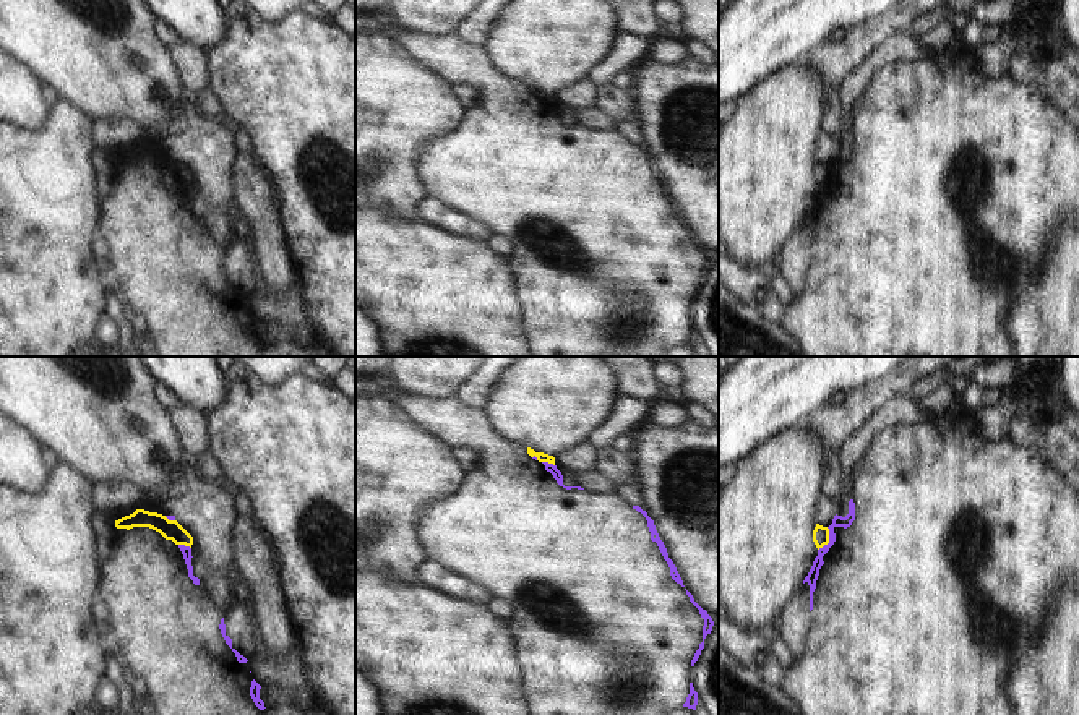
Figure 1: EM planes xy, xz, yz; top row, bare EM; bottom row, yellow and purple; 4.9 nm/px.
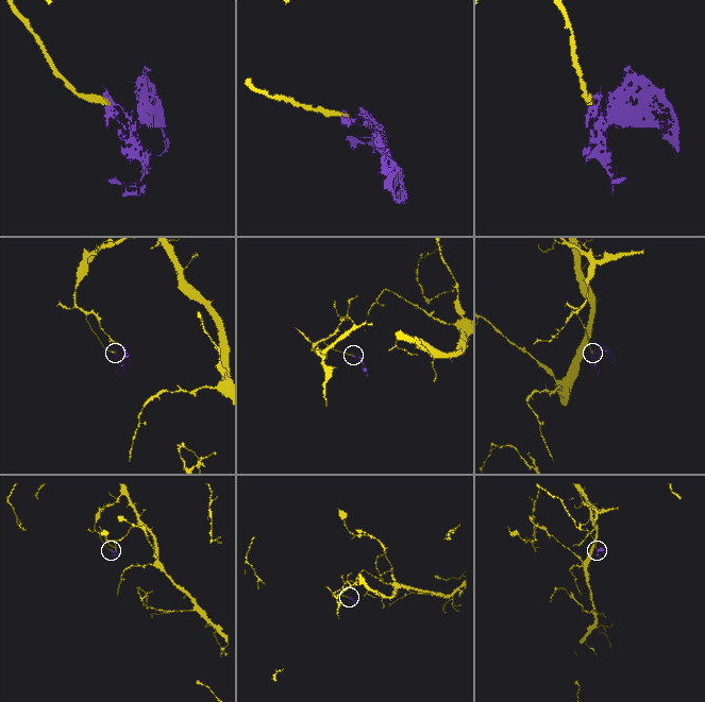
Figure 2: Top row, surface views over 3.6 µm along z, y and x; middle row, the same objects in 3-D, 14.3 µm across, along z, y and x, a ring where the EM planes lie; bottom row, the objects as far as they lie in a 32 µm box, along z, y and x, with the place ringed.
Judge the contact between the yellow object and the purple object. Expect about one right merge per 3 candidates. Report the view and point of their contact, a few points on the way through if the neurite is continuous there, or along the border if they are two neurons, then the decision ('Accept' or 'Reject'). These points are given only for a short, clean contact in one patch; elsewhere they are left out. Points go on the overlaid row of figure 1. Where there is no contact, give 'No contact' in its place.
Touches yellow at yz (828, 540). Boundary: yz (828, 527), (828, 542), (818, 550). Reject.

